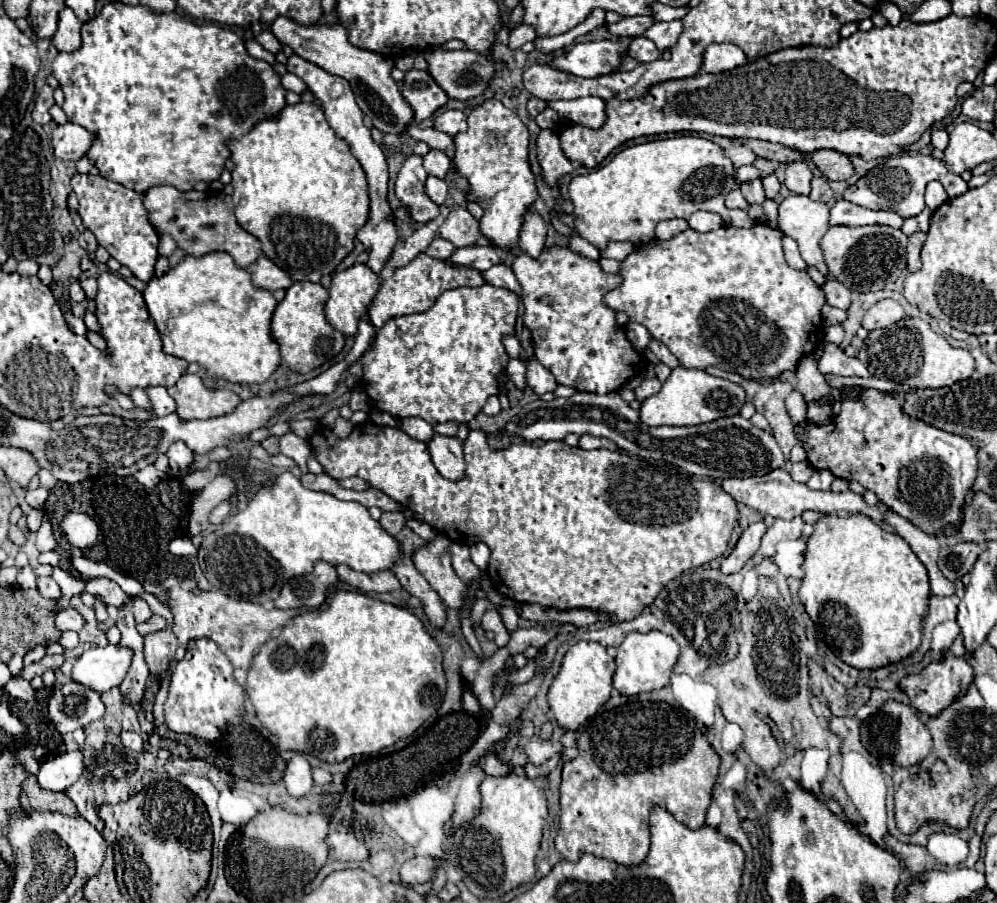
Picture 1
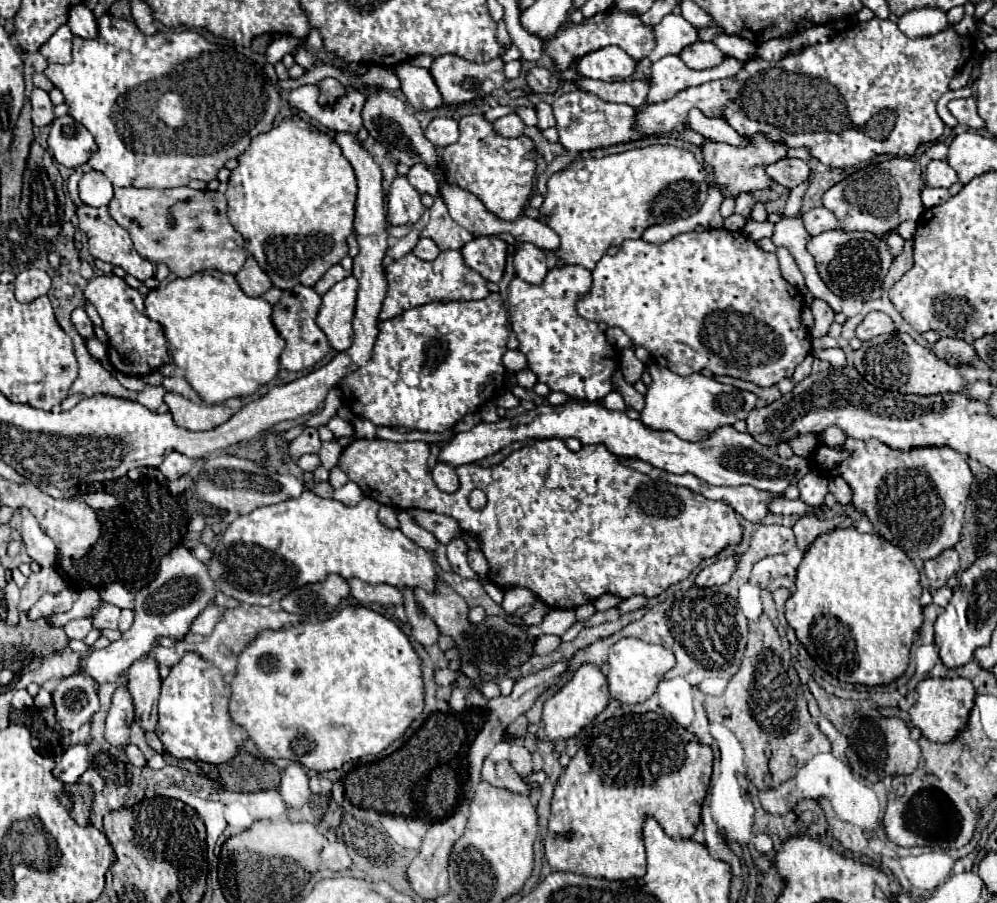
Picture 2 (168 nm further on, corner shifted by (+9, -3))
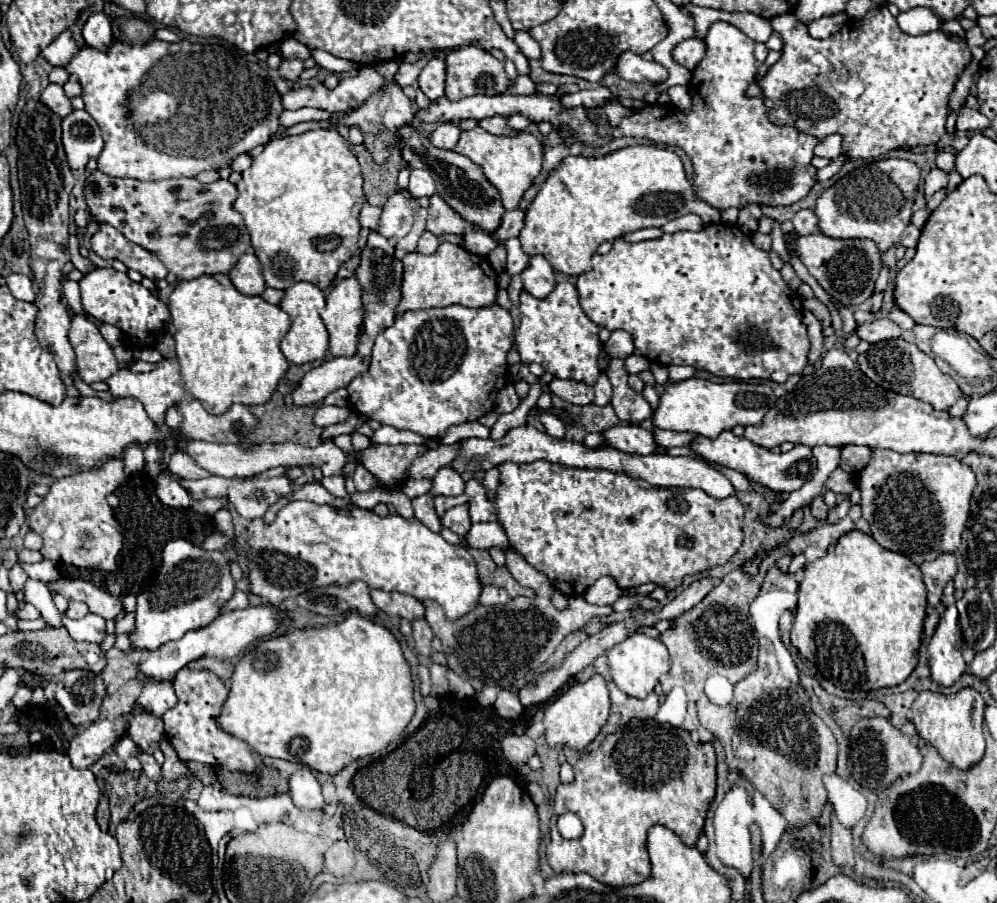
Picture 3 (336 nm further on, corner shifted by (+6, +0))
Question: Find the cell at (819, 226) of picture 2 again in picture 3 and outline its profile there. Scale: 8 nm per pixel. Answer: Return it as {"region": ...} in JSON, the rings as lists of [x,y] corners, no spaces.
{"region":[[[799,210],[791,218],[791,222],[793,222],[793,228],[799,236],[807,236],[807,234],[813,234],[813,232],[819,230],[817,228],[817,216],[815,216],[813,210]]]}

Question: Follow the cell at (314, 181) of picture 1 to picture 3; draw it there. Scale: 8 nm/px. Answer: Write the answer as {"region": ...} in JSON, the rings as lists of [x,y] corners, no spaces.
{"region":[[[311,130],[301,136],[271,138],[265,150],[253,158],[249,170],[241,174],[237,184],[239,198],[235,210],[241,212],[251,236],[251,246],[259,258],[265,284],[269,288],[287,290],[295,282],[311,282],[325,290],[343,262],[347,262],[357,250],[359,238],[359,210],[365,202],[363,178],[357,156],[351,152],[347,140],[337,130]]]}

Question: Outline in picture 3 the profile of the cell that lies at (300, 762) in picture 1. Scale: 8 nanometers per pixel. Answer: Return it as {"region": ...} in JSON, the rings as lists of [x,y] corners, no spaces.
{"region":[[[309,766],[299,768],[289,778],[289,796],[293,798],[295,806],[303,810],[323,810],[325,806],[321,784]]]}

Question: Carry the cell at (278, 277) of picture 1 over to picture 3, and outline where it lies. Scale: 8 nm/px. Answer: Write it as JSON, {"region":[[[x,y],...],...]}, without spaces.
{"region":[[[245,252],[237,264],[231,268],[229,278],[233,286],[245,296],[259,296],[265,290],[265,280],[261,274],[259,260],[253,252]]]}

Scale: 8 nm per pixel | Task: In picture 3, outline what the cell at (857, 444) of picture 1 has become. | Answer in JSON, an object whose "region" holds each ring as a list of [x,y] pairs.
{"region":[[[875,448],[871,462],[857,476],[861,508],[871,524],[871,536],[887,550],[905,554],[917,566],[943,552],[955,552],[969,518],[975,474],[955,456],[899,454]]]}

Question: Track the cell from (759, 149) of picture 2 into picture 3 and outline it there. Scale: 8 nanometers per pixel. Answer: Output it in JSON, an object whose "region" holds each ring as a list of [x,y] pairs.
{"region":[[[715,22],[707,30],[703,38],[707,52],[705,58],[695,66],[691,72],[691,80],[687,84],[689,94],[693,98],[693,106],[689,112],[673,104],[649,104],[645,108],[633,108],[631,114],[621,120],[617,134],[619,136],[633,136],[633,138],[647,138],[655,144],[675,146],[685,150],[693,164],[693,190],[699,200],[705,200],[709,206],[717,210],[737,208],[741,210],[747,204],[759,206],[791,206],[805,198],[809,190],[815,186],[817,168],[811,164],[813,150],[821,144],[821,138],[809,136],[799,132],[793,126],[777,126],[769,120],[769,108],[765,106],[763,98],[749,98],[745,96],[747,86],[753,82],[757,72],[757,60],[753,56],[755,42],[747,38],[739,28],[729,22]]]}

